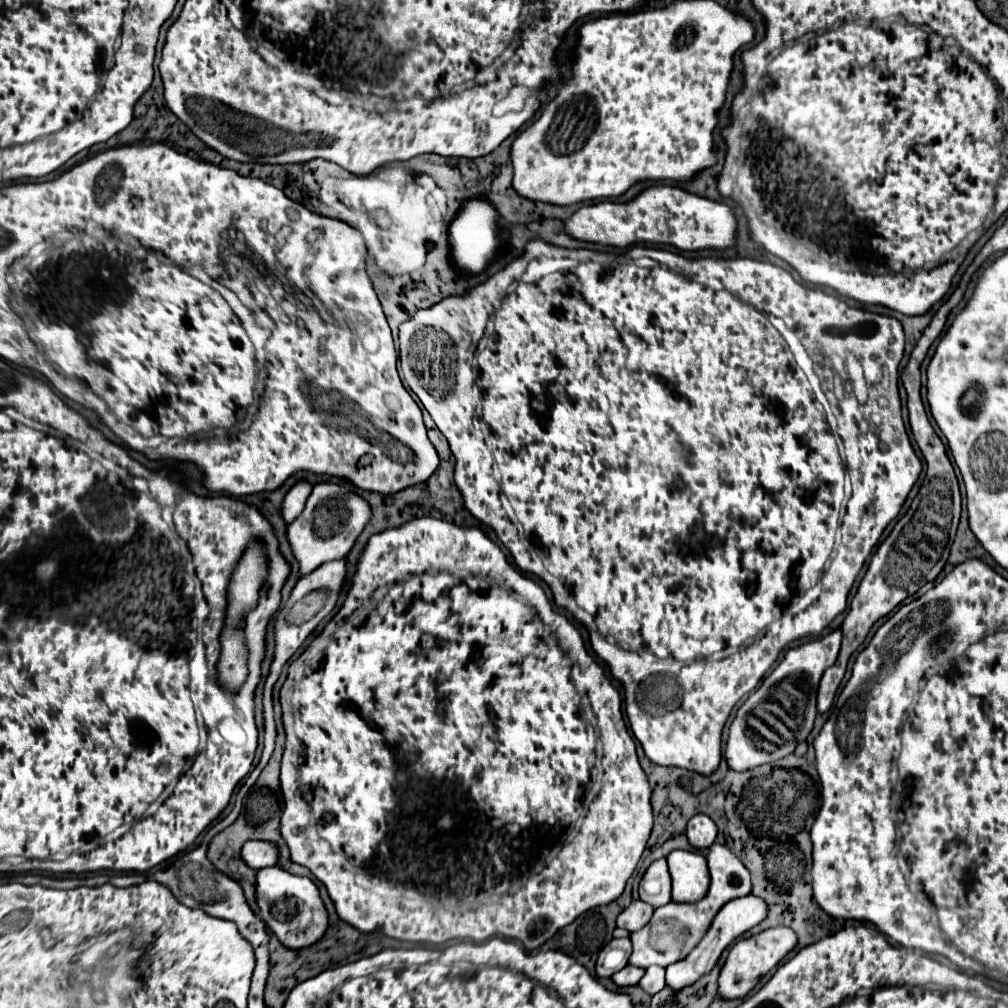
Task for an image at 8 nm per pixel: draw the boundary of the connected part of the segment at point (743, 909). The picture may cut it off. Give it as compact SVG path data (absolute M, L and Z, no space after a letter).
M753 894L743 896L743 898L735 898L733 902L727 902L723 906L723 910L719 910L719 914L715 914L715 918L713 918L711 926L707 928L707 934L701 938L699 946L695 946L695 950L691 950L691 954L687 954L687 958L681 958L679 962L673 962L671 966L667 966L667 986L671 990L681 990L683 986L697 982L701 976L705 976L715 966L721 952L735 938L739 938L741 934L745 934L747 930L757 926L765 916L767 916L767 904L761 898L755 898Z

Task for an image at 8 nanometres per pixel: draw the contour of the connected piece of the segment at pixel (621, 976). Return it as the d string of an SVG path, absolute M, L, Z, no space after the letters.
M625 966L625 968L621 968L619 972L615 972L615 974L611 976L611 980L613 980L619 988L625 988L625 986L635 986L635 984L639 984L639 980L643 978L643 974L645 974L643 968Z

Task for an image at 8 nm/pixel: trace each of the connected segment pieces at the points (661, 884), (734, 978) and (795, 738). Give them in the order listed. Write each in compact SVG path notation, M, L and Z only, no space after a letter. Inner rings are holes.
M665 858L655 860L641 878L639 898L651 906L663 906L671 902L671 876Z
M779 926L779 928L769 928L761 934L755 934L751 938L739 940L731 950L729 956L725 960L725 964L721 966L719 972L719 980L717 980L717 996L721 1000L737 1000L737 998L745 998L755 986L757 982L773 968L777 966L793 948L795 948L797 940L795 940L795 932Z
M835 630L819 640L807 642L797 648L789 648L777 668L763 680L763 684L751 692L745 704L737 710L737 718L729 726L729 738L725 744L725 760L731 770L743 772L765 762L781 760L803 742L817 716L817 686L823 672L835 664L841 646L841 632ZM769 722L769 724L767 724ZM771 722L779 722L771 724Z

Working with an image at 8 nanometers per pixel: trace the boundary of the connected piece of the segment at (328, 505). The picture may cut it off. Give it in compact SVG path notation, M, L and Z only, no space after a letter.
M345 482L317 484L307 498L305 510L297 516L293 524L287 526L287 540L291 546L291 554L299 566L299 578L311 574L311 570L317 570L319 566L323 566L323 562L345 558L357 536L369 522L371 508L351 490L353 488Z

